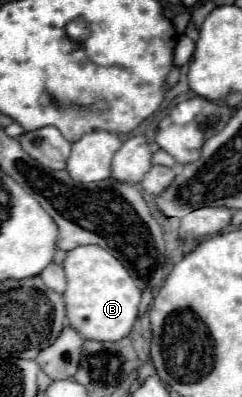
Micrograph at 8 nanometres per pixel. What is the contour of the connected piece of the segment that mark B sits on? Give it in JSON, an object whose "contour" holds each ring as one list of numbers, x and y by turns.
{"contour":[[83,245,67,253,63,269,67,277,67,289,63,297,69,325,83,339,119,341,127,337,137,319,141,291,137,289,125,267,113,255,109,255,109,251,97,245]]}

